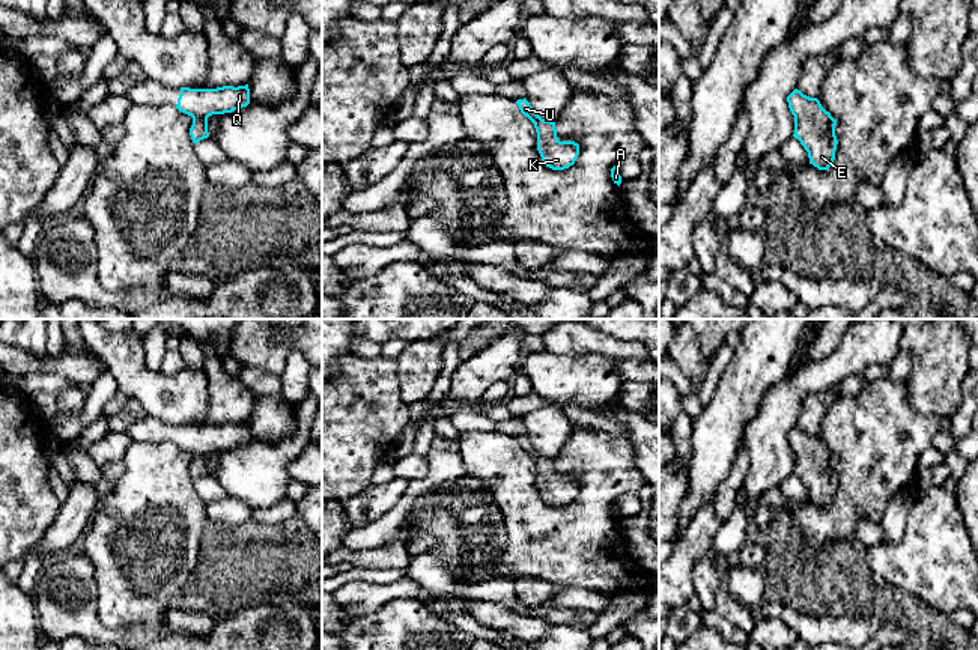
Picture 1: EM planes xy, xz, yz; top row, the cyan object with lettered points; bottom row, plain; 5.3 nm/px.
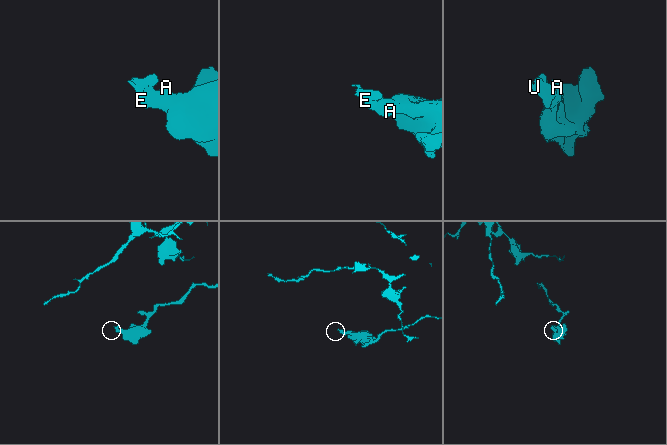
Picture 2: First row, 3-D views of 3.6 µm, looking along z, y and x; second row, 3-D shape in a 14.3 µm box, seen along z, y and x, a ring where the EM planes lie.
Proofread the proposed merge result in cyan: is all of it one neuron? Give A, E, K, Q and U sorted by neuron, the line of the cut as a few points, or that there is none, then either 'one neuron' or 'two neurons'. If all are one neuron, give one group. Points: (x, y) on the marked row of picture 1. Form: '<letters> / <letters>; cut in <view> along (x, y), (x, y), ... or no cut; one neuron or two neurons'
A E K Q U; no cut; one neuron

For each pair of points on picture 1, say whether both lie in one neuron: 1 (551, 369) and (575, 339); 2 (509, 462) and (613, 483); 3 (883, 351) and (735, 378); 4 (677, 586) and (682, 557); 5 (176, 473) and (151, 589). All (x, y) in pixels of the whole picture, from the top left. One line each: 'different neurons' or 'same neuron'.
1: different neurons
2: same neuron
3: different neurons
4: same neuron
5: same neuron

